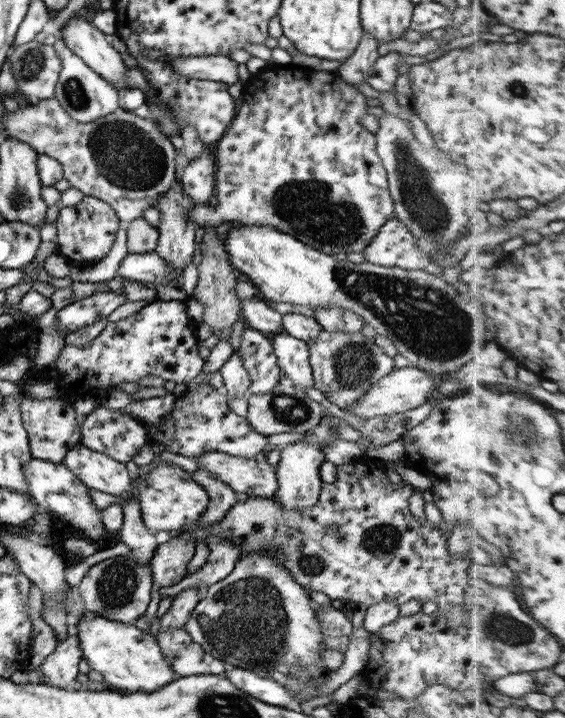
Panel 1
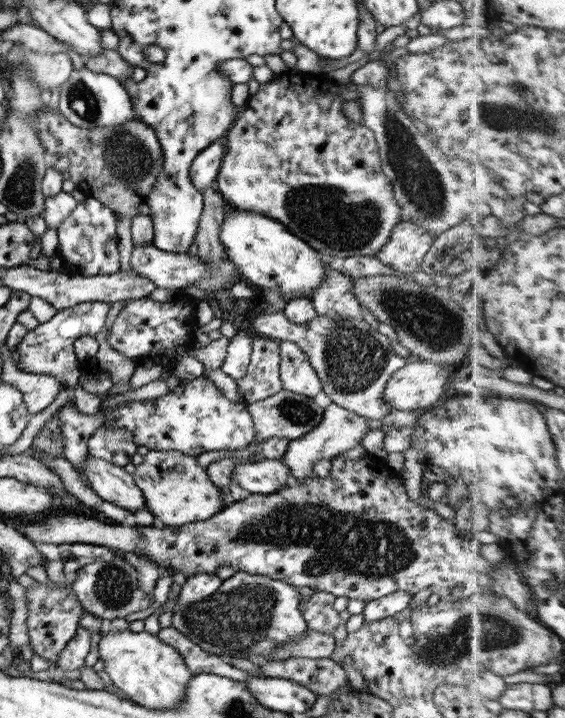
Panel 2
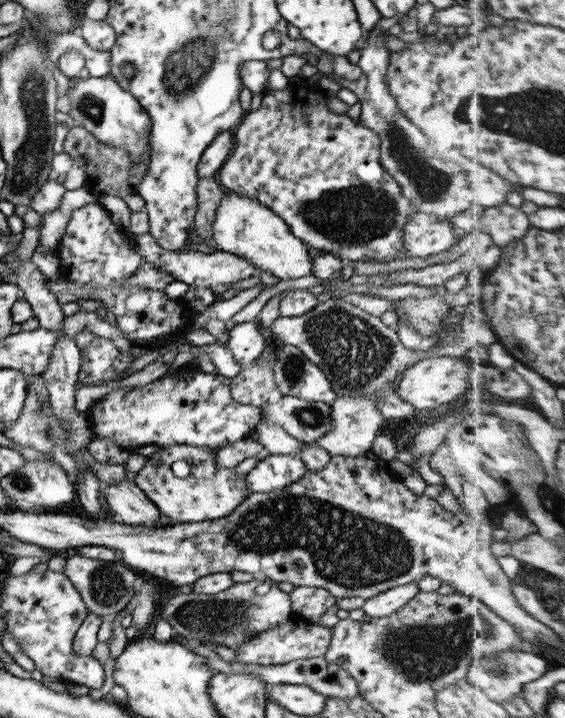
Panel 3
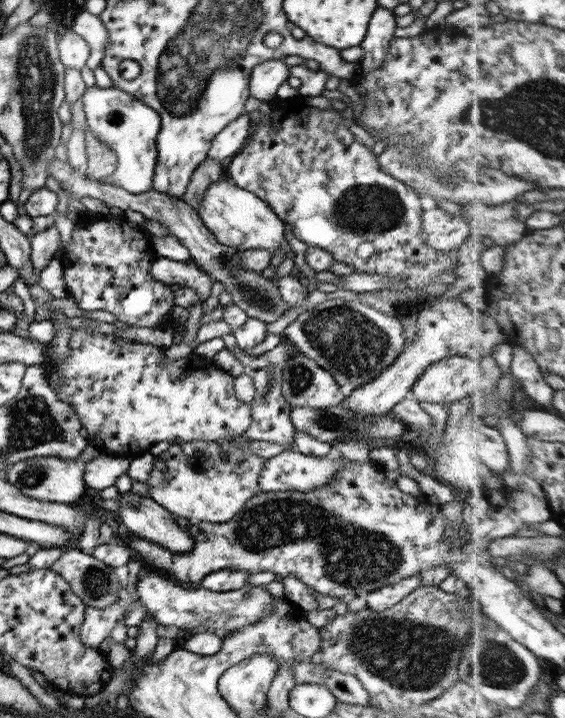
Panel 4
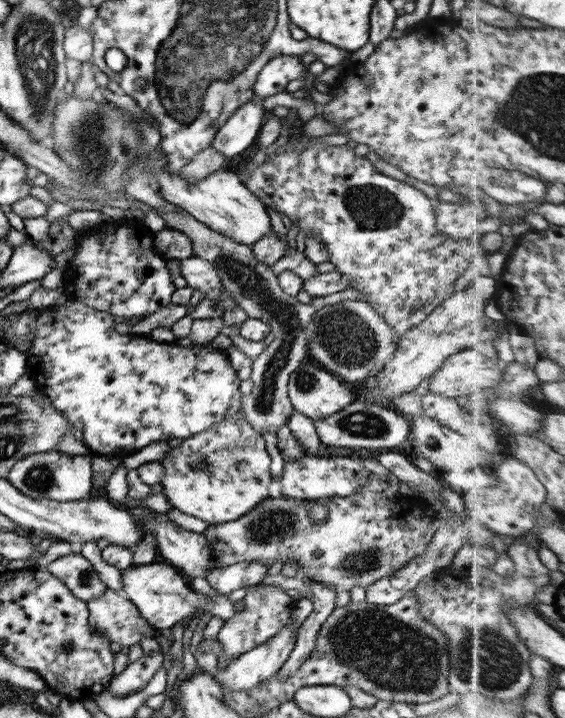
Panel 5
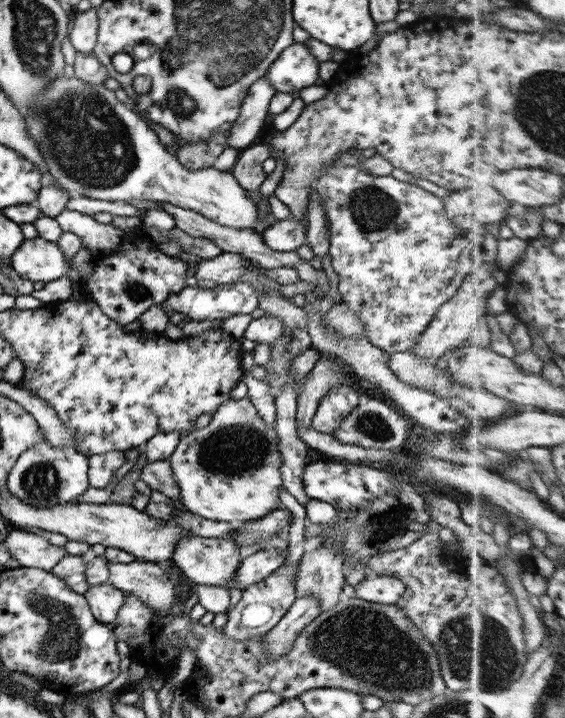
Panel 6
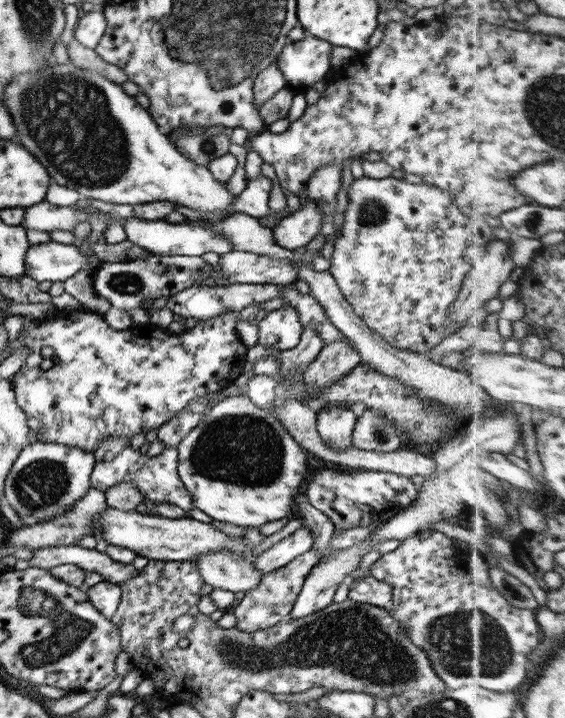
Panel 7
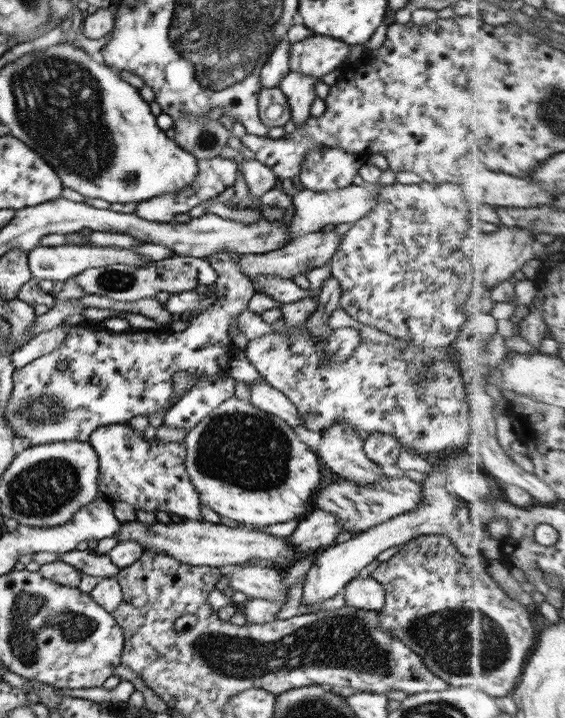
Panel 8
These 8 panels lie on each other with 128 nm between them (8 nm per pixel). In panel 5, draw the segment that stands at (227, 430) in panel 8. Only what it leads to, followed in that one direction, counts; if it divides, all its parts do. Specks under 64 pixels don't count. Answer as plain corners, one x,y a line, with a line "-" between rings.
235,413
235,416
235,419
223,417
209,429
183,439
181,444
170,448
158,461
163,466
163,476
159,482
161,492
171,508
176,508
189,517
203,520
210,526
237,520
273,494
273,481
269,475
269,453
264,438
247,423
244,413

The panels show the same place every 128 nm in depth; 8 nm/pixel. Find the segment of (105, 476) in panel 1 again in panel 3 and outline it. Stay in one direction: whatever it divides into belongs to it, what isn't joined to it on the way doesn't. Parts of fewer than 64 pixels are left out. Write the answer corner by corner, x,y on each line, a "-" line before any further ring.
123,478
117,483
101,484
101,497
109,506
109,514
120,516
122,524
147,527
161,526
158,524
159,517
162,516
160,510
153,505
151,500
145,496
145,493
133,481

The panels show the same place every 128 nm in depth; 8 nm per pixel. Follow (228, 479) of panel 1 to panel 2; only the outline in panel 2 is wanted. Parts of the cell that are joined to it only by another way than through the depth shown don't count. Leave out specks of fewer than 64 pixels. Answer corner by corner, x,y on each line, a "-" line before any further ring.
281,459
248,460
233,466
231,478
250,494
266,495
286,486
287,467

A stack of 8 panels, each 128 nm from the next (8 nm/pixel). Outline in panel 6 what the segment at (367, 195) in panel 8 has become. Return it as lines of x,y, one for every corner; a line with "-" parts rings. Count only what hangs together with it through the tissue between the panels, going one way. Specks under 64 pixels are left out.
295,217
276,220
265,230
261,230
263,243
276,252
292,252
306,244
306,230
303,222

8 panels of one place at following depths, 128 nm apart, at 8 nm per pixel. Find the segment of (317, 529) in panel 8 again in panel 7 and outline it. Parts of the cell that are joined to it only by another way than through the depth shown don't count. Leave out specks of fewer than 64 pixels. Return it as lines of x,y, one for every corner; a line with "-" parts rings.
307,525
279,540
261,554
253,556
251,565
261,573
261,576
287,564
299,554
307,552
313,546
313,535

